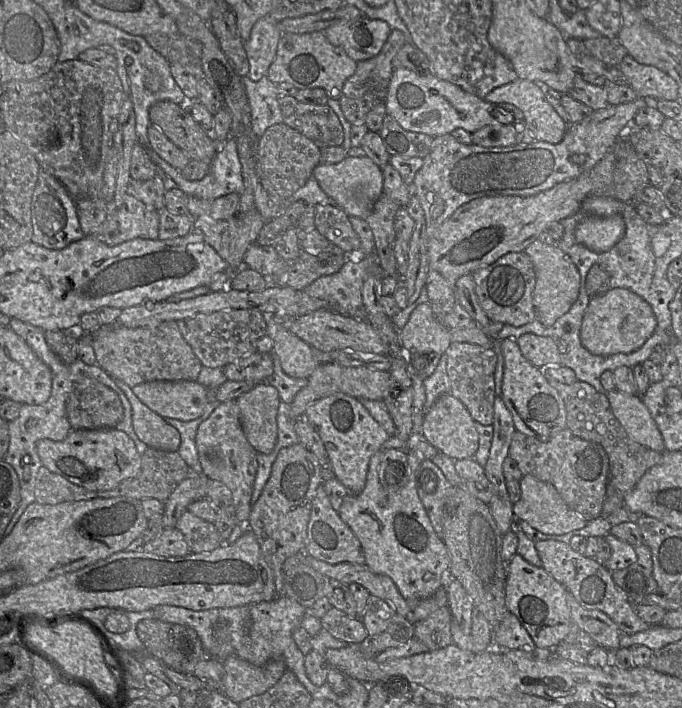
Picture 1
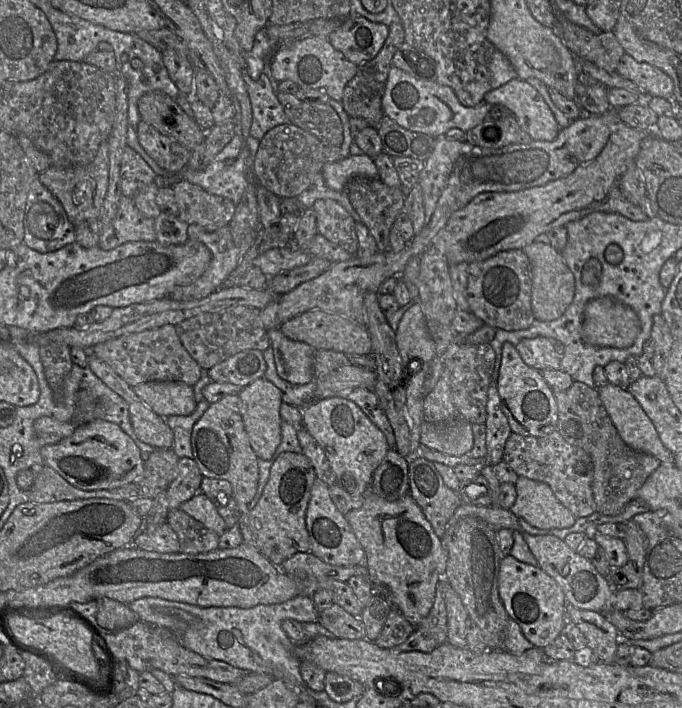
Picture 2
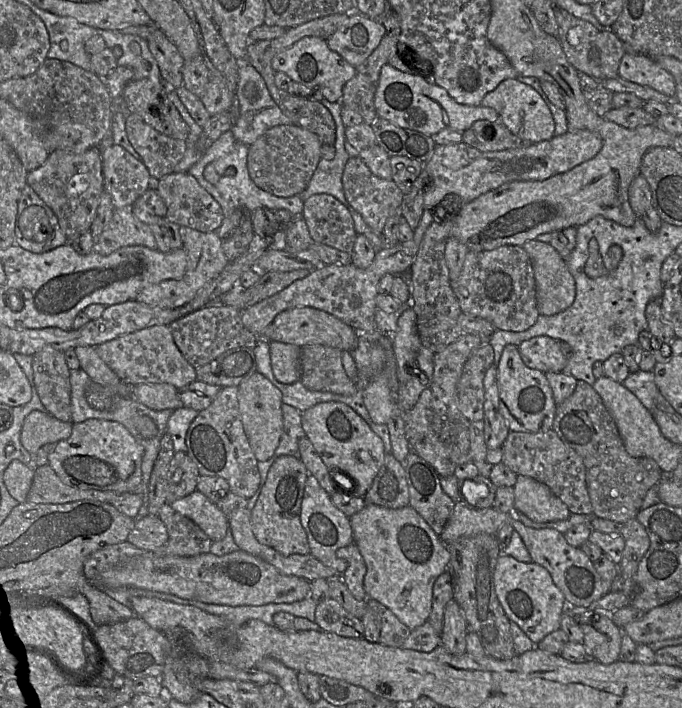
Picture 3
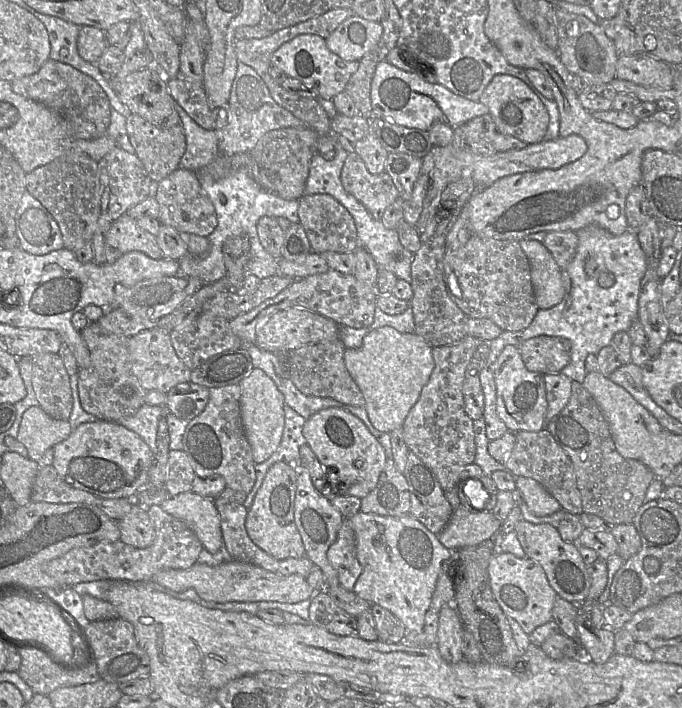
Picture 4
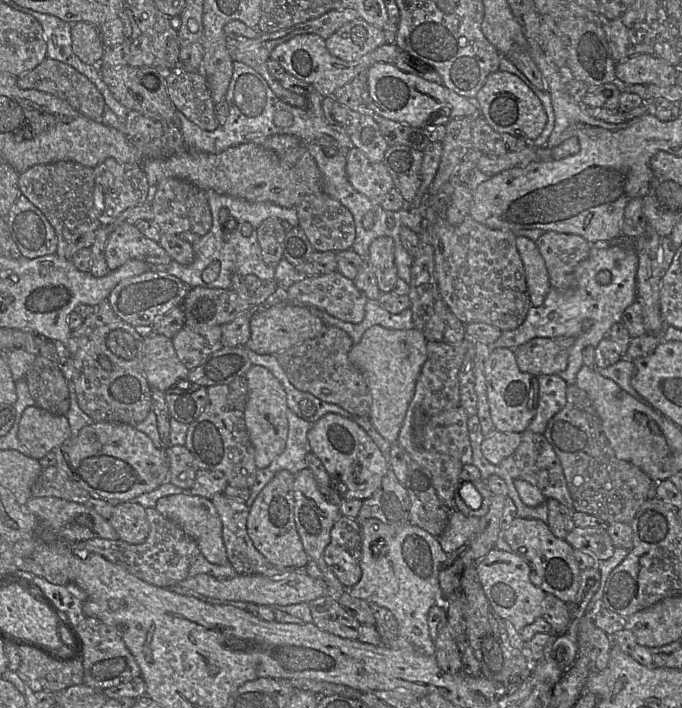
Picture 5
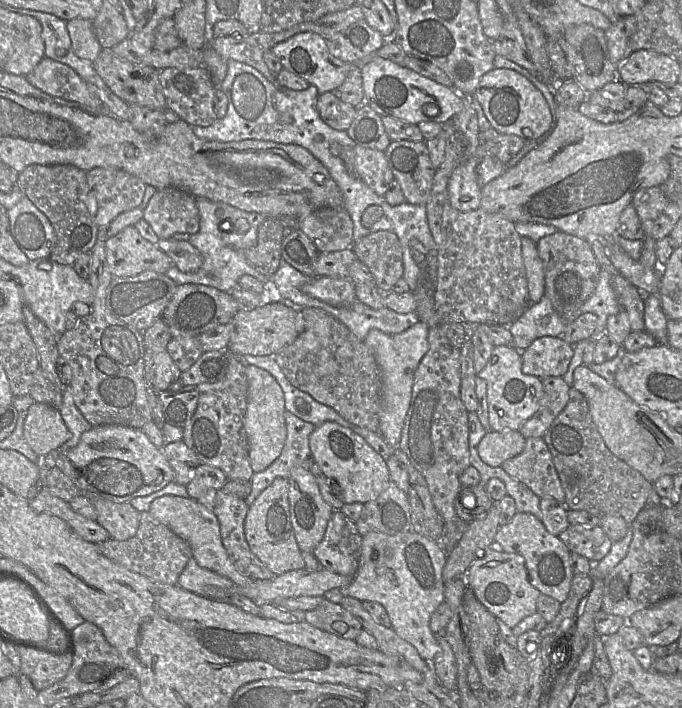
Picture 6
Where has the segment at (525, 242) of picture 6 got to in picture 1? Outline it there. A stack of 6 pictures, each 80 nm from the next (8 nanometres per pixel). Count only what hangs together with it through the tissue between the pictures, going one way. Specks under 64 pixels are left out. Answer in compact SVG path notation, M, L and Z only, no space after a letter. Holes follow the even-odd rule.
M535 240L524 252L531 258L536 275L532 292L532 303L536 319L543 325L551 326L564 315L578 298L580 289L580 273L570 257L558 247Z

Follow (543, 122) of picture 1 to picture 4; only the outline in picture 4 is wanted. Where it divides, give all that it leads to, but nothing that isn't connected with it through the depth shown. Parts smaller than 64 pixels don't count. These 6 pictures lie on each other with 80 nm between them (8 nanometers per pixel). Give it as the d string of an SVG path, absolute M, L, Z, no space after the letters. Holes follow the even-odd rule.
M498 74L480 96L479 102L488 107L497 129L506 135L513 136L527 144L544 141L550 117L542 101L520 79L510 74Z

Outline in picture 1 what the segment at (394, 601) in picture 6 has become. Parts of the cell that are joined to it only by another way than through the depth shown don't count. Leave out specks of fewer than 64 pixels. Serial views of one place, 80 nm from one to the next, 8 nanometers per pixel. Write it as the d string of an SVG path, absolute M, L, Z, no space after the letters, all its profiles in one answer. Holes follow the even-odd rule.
M383 450L370 460L366 486L359 494L349 494L339 510L341 519L361 543L365 565L374 573L389 576L407 600L432 596L445 583L450 555L436 534L416 488L416 473L397 492L389 493L379 482L378 470Z

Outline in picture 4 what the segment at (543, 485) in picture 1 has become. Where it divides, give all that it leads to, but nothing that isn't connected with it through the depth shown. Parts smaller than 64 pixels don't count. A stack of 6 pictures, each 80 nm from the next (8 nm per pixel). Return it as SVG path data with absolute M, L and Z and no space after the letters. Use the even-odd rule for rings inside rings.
M518 476L515 482L516 491L534 515L549 516L562 509L560 503L536 480Z

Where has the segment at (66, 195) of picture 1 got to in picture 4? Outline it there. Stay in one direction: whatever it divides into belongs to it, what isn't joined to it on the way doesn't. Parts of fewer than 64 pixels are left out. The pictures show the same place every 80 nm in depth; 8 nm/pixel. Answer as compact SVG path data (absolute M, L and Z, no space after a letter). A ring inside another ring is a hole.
M25 191L15 216L19 247L32 255L64 249L60 228L51 213Z

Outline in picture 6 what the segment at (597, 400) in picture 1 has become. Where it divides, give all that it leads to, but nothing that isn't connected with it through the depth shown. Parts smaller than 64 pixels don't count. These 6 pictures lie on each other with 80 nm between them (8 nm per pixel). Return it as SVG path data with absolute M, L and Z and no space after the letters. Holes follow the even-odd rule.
M570 386L566 406L554 419L543 439L552 454L553 463L565 492L564 503L568 509L584 510L597 517L620 516L631 526L639 512L646 506L654 484L610 452L592 419L586 398L573 386Z

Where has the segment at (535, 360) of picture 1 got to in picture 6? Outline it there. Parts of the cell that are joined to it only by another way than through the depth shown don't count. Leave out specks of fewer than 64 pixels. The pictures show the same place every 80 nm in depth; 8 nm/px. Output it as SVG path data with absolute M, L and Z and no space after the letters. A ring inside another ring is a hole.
M542 336L521 351L522 372L545 378L562 377L573 357L573 346L559 336Z

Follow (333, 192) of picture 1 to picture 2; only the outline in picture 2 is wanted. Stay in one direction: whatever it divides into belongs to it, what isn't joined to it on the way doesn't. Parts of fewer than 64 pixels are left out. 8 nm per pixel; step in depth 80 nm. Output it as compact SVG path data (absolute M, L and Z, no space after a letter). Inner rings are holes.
M366 154L350 155L336 162L325 163L321 169L326 185L335 191L345 190L347 182L353 177L378 178L378 170L374 160Z

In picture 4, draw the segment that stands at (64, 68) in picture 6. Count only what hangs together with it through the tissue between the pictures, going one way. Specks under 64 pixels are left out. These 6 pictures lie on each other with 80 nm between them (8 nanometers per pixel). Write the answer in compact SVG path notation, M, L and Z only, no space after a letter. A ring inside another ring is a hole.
M48 59L38 72L11 81L15 93L38 102L60 115L71 135L78 139L96 139L107 134L112 107L101 86L71 65Z

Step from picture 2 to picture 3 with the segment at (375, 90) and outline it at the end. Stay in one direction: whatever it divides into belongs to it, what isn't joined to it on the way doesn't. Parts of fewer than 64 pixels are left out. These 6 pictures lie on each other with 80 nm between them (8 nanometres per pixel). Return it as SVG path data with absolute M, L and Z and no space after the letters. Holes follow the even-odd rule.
M394 11L383 19L382 24L386 29L382 41L373 53L356 67L355 75L343 88L341 99L342 105L358 112L369 125L378 118L374 98L381 69L398 51L401 34L400 17Z

